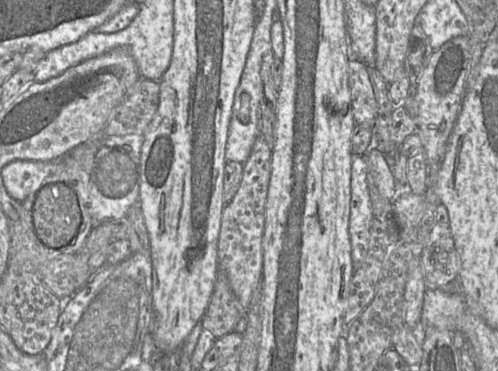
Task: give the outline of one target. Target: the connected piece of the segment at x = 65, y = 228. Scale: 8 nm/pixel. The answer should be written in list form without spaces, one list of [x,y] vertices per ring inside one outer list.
[[[65,183],[43,186],[36,194],[32,210],[33,226],[38,239],[47,247],[68,245],[81,223],[82,198]]]

